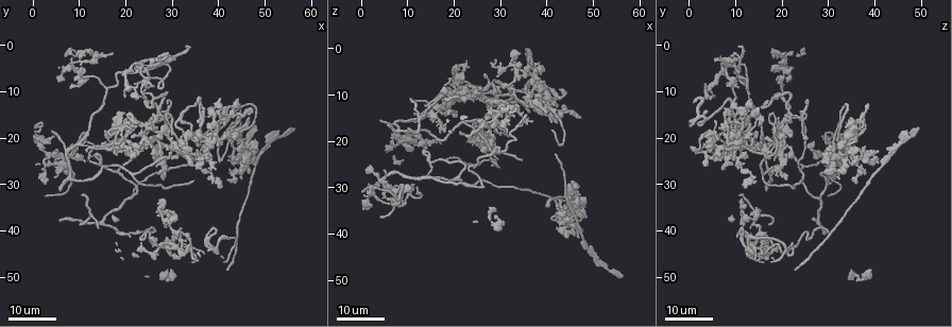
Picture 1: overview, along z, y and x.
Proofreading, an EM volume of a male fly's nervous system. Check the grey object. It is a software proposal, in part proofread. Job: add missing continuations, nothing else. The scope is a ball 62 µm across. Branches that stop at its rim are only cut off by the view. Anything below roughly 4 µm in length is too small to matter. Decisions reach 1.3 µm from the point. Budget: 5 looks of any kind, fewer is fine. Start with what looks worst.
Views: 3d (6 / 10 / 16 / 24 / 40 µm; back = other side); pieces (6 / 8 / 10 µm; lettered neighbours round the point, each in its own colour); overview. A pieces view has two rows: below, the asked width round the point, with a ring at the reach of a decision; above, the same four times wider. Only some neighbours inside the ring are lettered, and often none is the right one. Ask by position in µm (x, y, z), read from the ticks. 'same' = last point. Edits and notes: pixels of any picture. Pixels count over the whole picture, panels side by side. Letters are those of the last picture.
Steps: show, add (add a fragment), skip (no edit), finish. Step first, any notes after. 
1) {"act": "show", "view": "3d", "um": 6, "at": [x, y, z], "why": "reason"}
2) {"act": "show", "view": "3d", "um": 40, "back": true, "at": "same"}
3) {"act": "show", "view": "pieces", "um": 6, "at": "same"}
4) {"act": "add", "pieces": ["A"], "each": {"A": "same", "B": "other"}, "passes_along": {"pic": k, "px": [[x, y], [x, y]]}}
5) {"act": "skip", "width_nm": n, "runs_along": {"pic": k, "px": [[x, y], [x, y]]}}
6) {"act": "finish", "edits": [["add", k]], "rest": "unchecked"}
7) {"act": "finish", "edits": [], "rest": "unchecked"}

{"act": "show", "view": "3d", "um": 16, "at": [34.5, 29.0, 24.0], "why": "free end"}

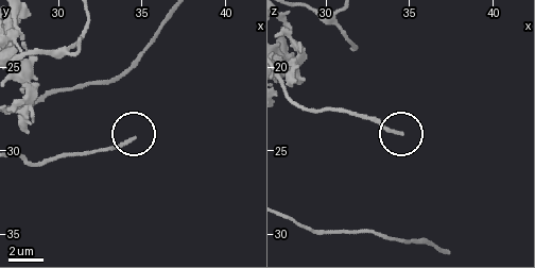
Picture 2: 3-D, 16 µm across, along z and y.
{"act": "show", "view": "pieces", "um": 10, "at": [34.5, 29.2, 23.9], "why": "see the neighbours"}

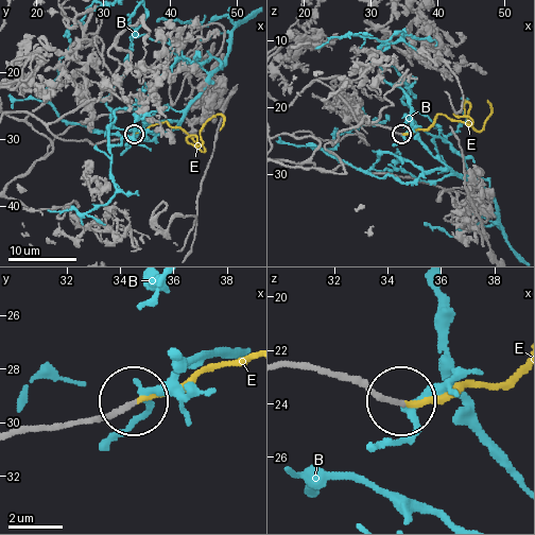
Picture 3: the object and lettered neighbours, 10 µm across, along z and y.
{"act": "add", "pieces": ["E"], "each": {"B": "other", "E": "same"}, "passes_along": {"pic": 3, "px": [[116, 140], [166, 122], [192, 142], [188, 137], [216, 116]]}, "found": "it goes on there"}

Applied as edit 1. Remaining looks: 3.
{"act": "show", "view": "overview", "why": "redraw"}

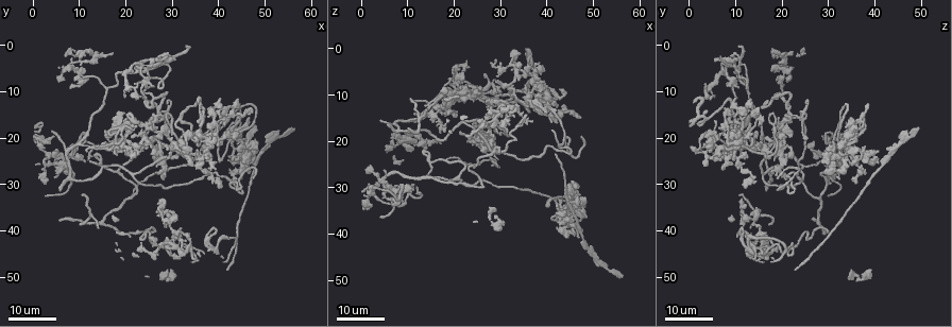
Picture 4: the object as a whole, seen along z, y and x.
{"act": "show", "view": "3d", "um": 24, "at": [21.5, 20.0, 17.5], "why": "an open end"}

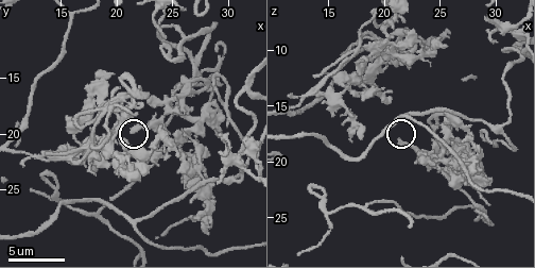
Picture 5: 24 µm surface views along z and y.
{"act": "show", "view": "pieces", "um": 10, "at": [21.4, 20.0, 18.0]}

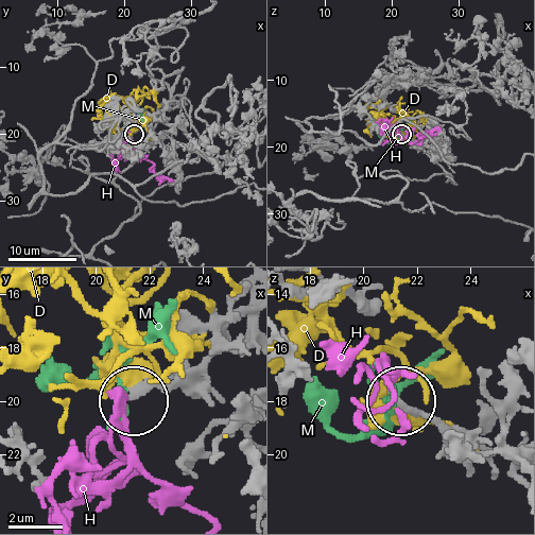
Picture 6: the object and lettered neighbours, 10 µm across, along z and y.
{"act": "skip", "each": {"D": "other", "H": "other", "M": "other"}, "runs_along": {"pic": 6, "px": [[245, 318], [225, 328], [197, 362], [138, 394]]}, "found": "none of them fits"}

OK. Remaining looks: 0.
{"act": "finish", "edits": [["add", 3]], "rest": "unchecked"}

